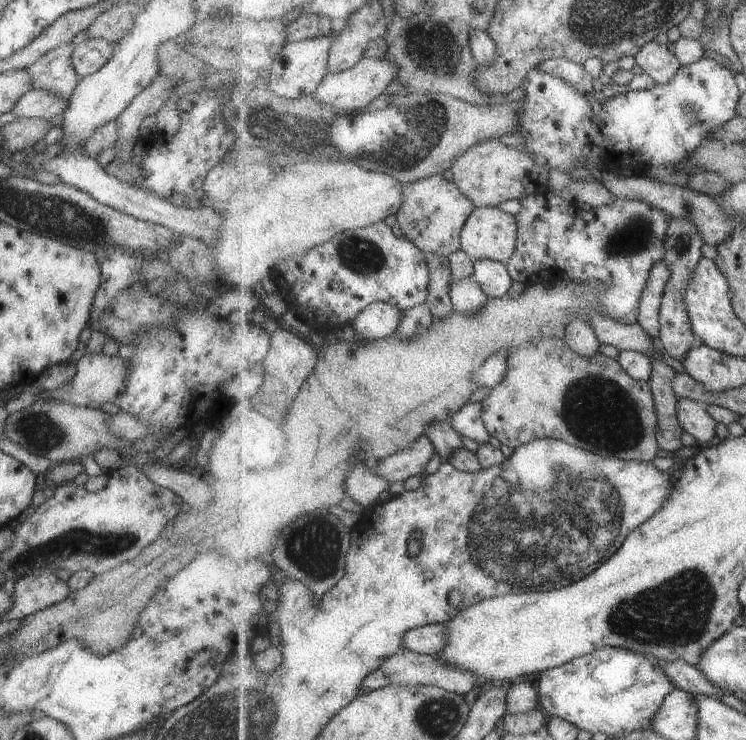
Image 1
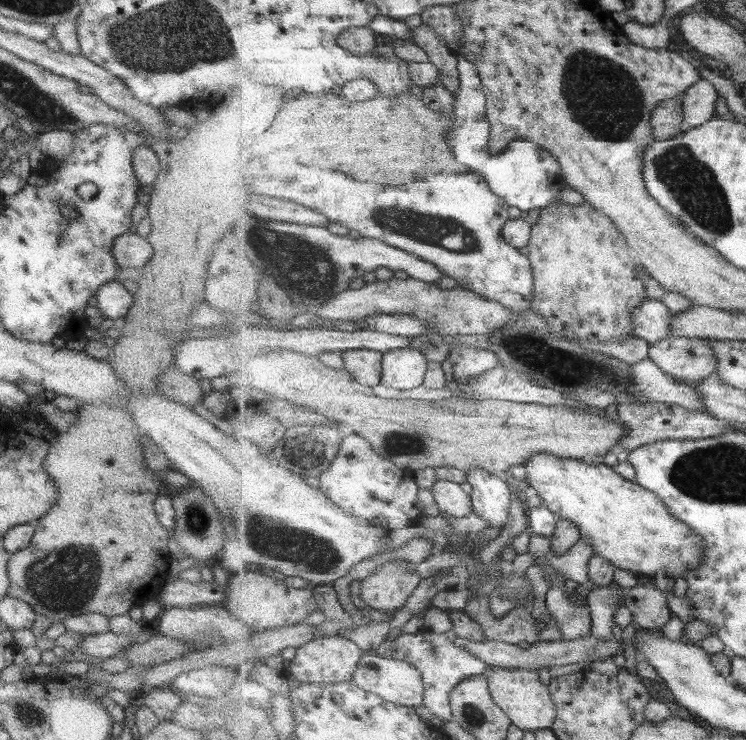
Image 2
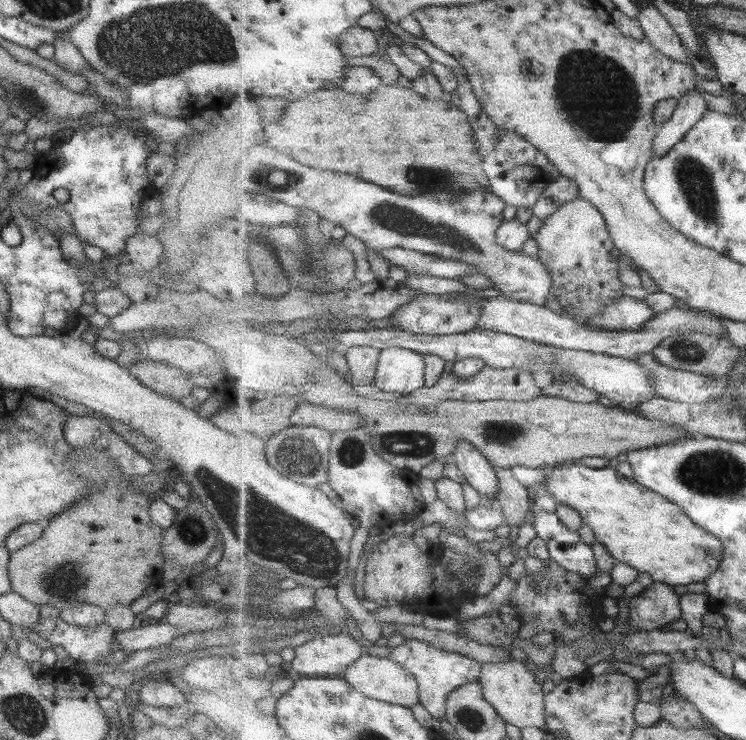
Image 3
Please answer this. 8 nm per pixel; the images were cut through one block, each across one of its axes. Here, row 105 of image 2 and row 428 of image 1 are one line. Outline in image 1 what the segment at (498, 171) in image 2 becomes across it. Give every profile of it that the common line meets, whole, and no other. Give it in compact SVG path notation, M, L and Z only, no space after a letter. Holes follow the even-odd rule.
M482 402L467 403L453 418L454 427L464 436L482 444L489 444L490 432L482 418Z

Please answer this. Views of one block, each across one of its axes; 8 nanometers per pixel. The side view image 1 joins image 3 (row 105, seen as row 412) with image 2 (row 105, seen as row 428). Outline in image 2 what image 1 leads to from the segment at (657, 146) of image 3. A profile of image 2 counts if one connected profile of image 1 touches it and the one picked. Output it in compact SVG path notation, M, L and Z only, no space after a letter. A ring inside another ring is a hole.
M705 79L688 88L684 95L683 126L688 129L702 126L711 121L715 112L717 93L713 84Z

